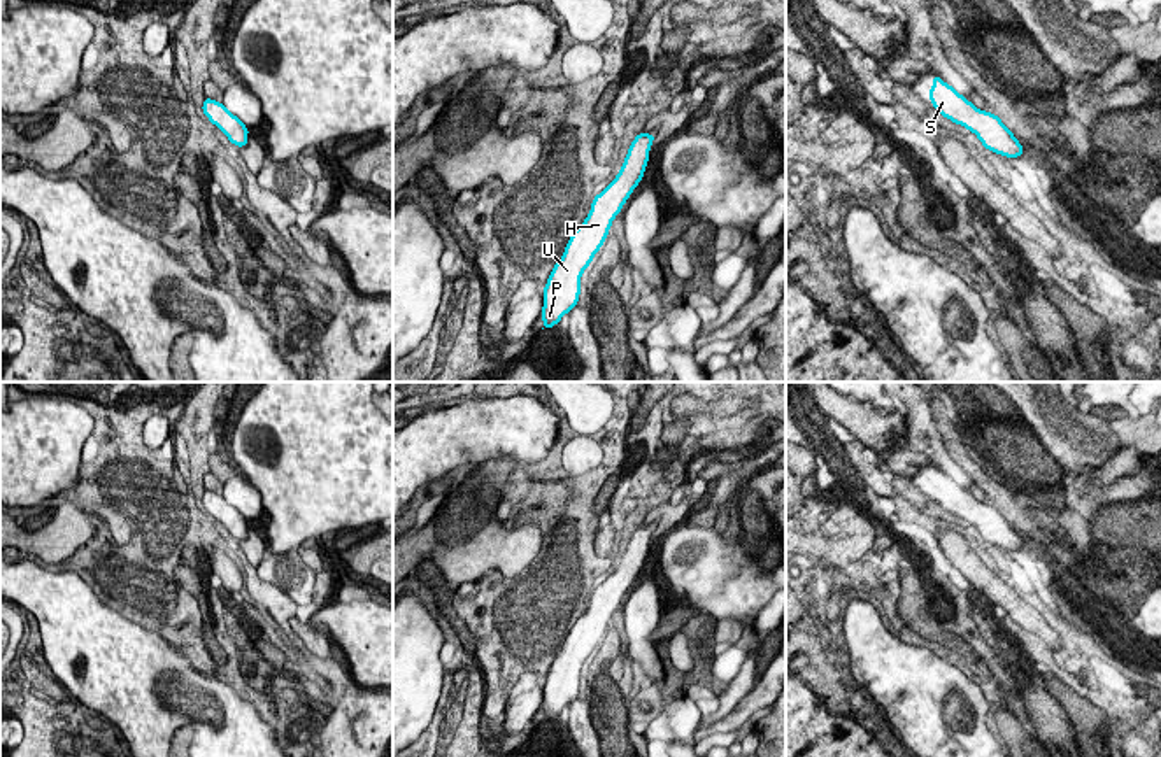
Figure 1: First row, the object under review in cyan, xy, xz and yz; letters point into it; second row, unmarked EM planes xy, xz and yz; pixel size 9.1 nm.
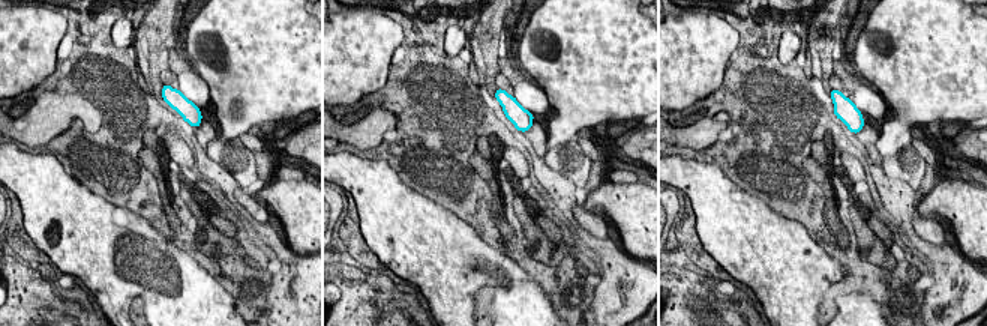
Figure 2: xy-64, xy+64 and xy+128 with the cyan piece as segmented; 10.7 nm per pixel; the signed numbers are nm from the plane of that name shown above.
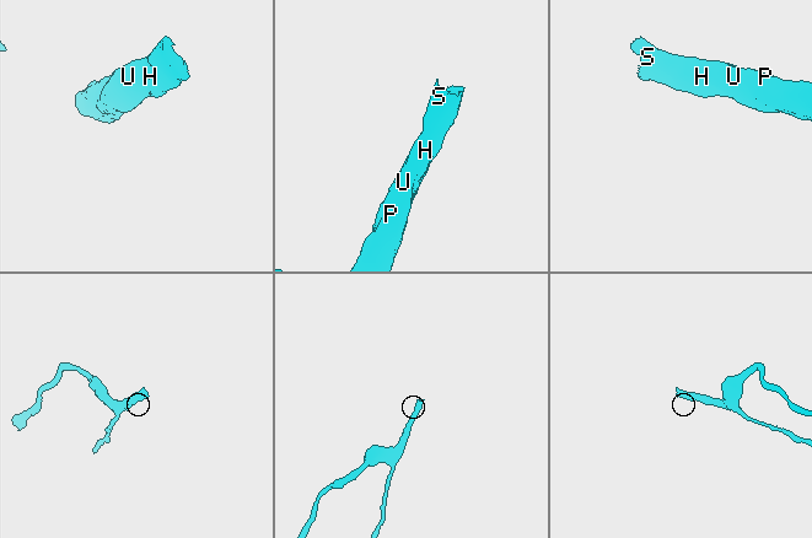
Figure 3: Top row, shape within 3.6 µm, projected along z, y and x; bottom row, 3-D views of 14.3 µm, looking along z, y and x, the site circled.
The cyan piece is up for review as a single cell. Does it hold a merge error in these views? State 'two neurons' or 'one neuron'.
one neuron

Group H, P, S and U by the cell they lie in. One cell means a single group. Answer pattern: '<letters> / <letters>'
H P S U

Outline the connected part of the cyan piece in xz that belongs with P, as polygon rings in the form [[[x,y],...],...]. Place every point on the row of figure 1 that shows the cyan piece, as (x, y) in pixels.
[[[638,133],[616,179],[591,202],[591,210],[572,233],[561,259],[544,286],[544,328],[554,328],[579,303],[580,277],[603,245],[612,221],[644,177],[656,135]]]

